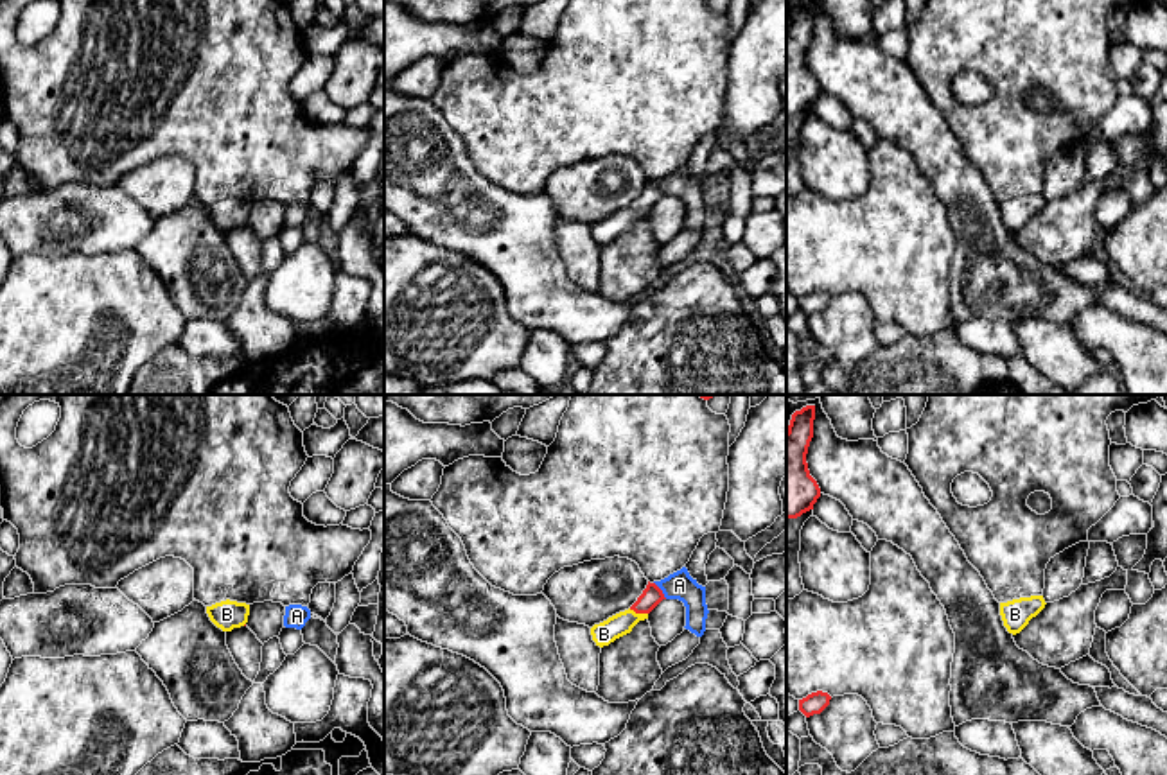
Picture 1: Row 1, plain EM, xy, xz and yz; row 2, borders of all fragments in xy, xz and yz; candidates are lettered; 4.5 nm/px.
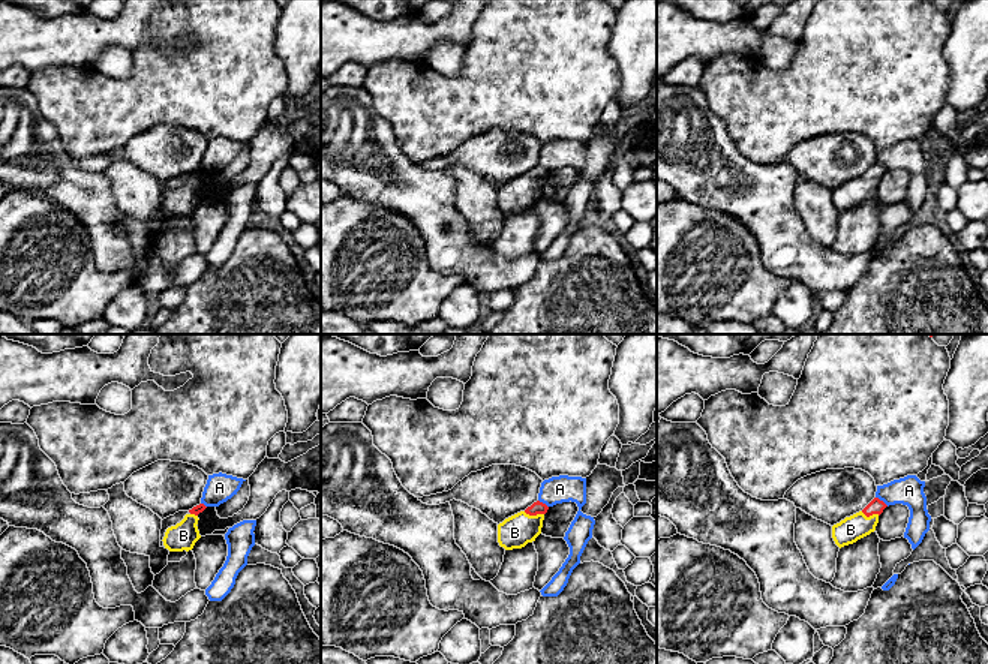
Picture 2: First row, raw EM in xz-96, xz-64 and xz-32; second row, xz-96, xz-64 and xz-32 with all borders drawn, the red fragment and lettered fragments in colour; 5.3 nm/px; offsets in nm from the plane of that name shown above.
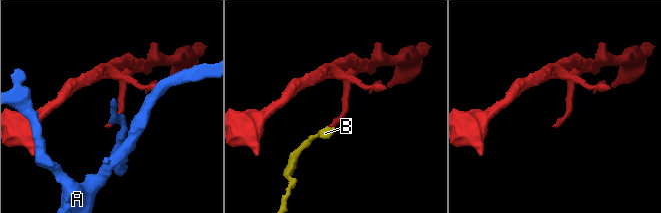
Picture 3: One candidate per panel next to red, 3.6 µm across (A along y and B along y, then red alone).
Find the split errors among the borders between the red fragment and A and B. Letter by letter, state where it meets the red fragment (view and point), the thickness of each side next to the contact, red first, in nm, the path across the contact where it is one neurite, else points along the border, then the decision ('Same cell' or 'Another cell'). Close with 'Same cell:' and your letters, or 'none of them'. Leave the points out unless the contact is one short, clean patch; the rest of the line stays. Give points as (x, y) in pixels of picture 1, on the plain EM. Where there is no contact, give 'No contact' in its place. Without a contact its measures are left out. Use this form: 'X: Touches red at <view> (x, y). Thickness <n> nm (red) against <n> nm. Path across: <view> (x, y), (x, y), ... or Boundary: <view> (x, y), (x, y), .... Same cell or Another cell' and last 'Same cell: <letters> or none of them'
A: Touches red at xz (661, 189). Thickness 90 nm (red) against 130 nm. Another cell
B: Touches red at xz (638, 210). Thickness 90 nm (red) against 100 nm. Path across: xz (652, 192), (638, 210), (604, 232). Same cell
Same cell: B

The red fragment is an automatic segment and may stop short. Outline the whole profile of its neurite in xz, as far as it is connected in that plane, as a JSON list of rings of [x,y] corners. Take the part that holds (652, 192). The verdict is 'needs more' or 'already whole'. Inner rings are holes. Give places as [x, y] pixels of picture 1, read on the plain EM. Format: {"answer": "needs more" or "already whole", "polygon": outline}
{"answer": "needs more", "polygon": [[[650,181],[643,188],[643,192],[637,196],[637,199],[625,210],[619,210],[607,219],[594,222],[591,226],[592,239],[596,244],[603,246],[614,240],[616,237],[627,233],[632,230],[632,226],[639,221],[648,217],[648,212],[662,199],[666,197],[662,188]]]}

